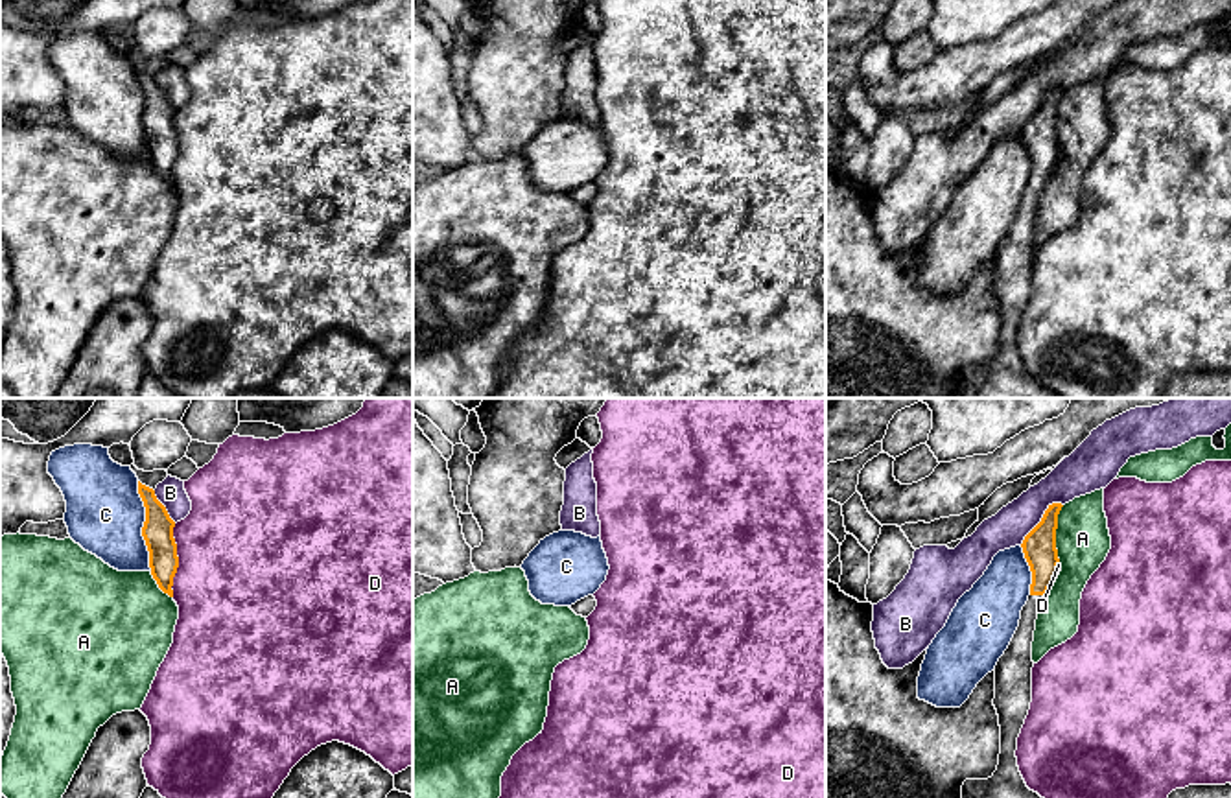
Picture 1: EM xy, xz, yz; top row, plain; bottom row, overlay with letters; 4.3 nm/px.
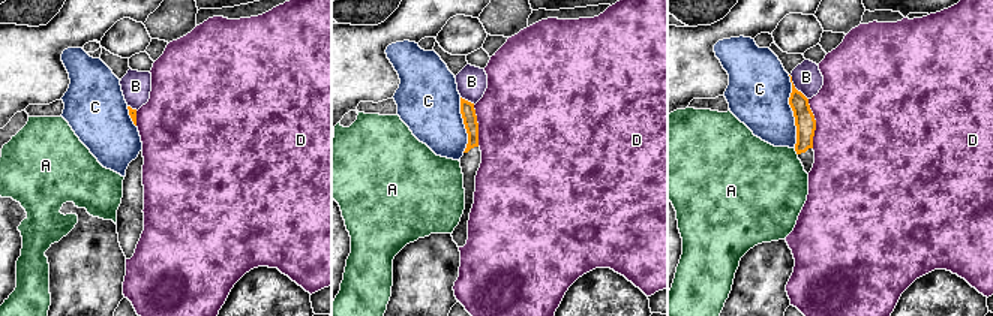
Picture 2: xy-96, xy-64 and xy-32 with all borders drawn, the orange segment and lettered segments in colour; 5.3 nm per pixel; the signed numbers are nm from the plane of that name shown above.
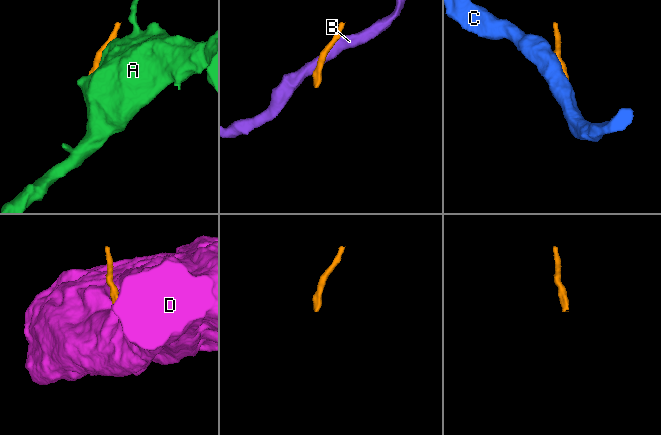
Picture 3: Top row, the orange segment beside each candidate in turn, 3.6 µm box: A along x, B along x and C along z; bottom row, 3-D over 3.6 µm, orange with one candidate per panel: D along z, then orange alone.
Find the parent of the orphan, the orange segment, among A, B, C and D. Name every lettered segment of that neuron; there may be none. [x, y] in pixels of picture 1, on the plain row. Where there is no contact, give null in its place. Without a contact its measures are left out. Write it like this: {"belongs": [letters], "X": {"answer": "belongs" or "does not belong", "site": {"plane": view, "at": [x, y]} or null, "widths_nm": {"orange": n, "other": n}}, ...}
{"belongs": [], "A": {"answer": "does not belong", "site": {"plane": "yz", "at": [1055, 122]}, "widths_nm": {"orange": 140, "other": 240}}, "B": {"answer": "does not belong", "site": {"plane": "yz", "at": [1042, 107]}, "widths_nm": {"orange": 140, "other": 180}}, "C": {"answer": "does not belong", "site": {"plane": "xy", "at": [144, 113]}, "widths_nm": {"orange": 140, "other": 340}}, "D": {"answer": "does not belong", "site": {"plane": "xy", "at": [177, 148]}, "widths_nm": {"orange": 140, "other": 500}}}

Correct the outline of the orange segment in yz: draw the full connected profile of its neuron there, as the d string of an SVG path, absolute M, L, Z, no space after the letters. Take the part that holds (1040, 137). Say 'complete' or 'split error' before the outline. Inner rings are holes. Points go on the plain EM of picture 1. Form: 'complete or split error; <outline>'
split error; M1052 90L1021 135L1032 158L1030 182L1019 214L995 252L993 293L1001 313L999 352L988 367L966 367L955 398L1060 398L1030 378L1017 354L1017 324L1032 289L1032 229L1045 181L1058 162L1056 116L1061 90Z

